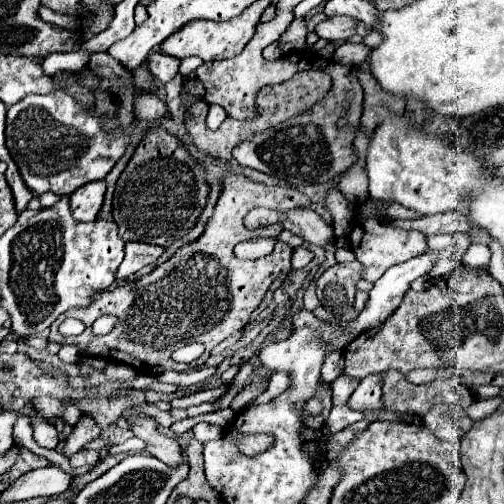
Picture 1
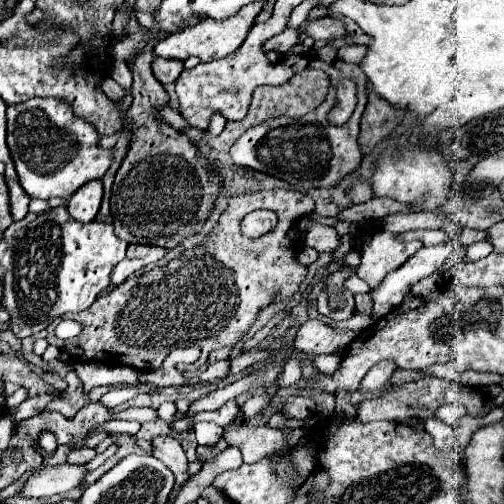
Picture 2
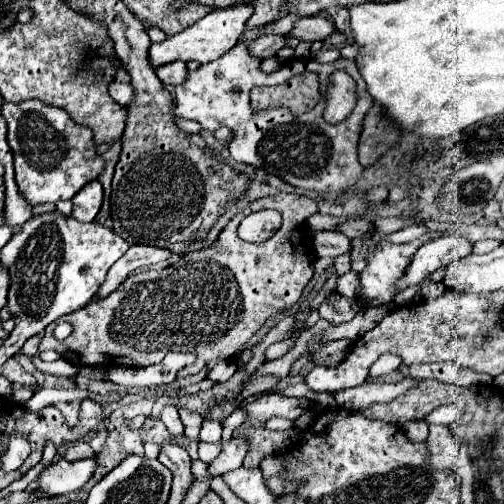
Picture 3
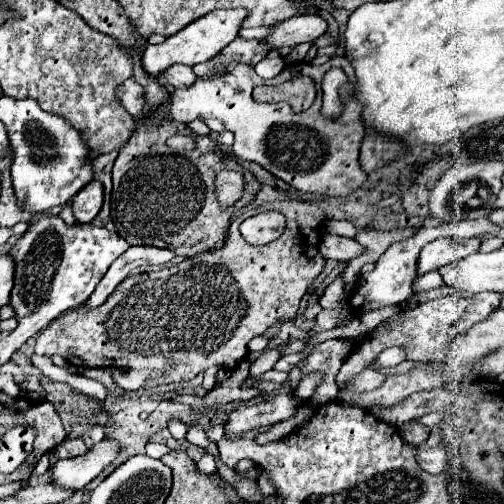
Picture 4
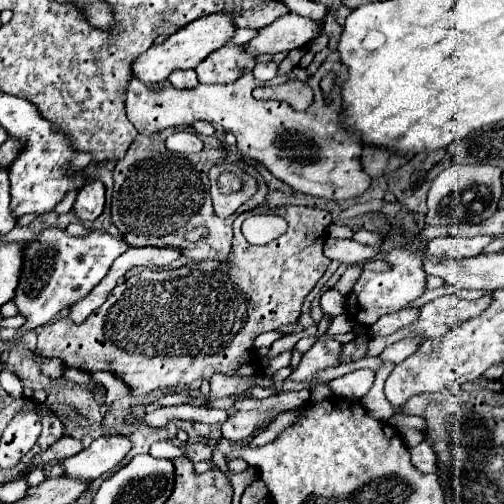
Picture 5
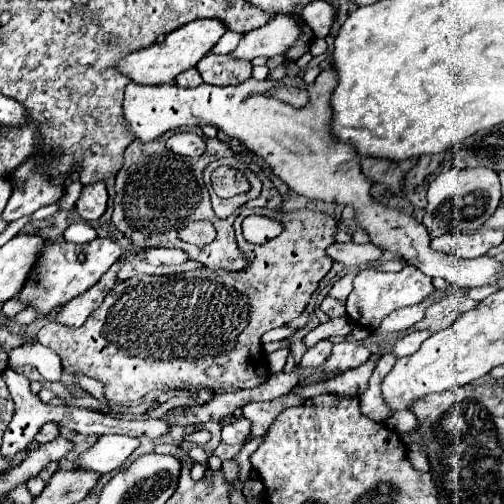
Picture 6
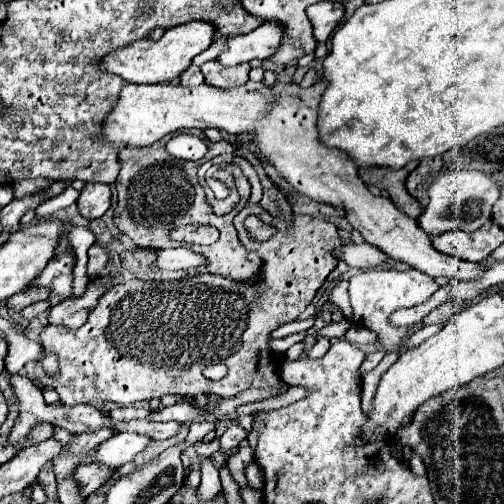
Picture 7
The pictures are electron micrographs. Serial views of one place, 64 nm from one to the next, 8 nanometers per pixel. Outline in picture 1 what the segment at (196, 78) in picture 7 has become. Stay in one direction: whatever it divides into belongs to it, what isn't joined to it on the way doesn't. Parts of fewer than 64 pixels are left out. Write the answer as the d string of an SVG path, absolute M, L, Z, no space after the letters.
M154 48L154 50L150 52L148 70L150 70L152 76L156 76L160 82L172 80L172 78L178 74L178 66L180 66L180 60L178 60L178 58L172 58L172 56L168 56L168 54L162 54L158 48Z

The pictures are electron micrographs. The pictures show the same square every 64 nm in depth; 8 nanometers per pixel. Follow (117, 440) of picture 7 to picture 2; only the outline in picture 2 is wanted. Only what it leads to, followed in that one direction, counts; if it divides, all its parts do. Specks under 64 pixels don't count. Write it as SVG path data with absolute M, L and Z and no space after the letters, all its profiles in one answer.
M72 464L44 466L24 482L18 496L40 498L40 496L64 494L64 492L80 486L84 474L86 474L84 466L72 466Z

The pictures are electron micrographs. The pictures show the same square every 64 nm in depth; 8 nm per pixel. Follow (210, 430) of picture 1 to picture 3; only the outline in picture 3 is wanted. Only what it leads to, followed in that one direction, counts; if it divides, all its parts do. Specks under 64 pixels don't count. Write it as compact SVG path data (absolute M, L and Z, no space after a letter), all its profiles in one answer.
M203 421L200 429L200 441L206 443L217 443L222 439L222 424L216 421Z

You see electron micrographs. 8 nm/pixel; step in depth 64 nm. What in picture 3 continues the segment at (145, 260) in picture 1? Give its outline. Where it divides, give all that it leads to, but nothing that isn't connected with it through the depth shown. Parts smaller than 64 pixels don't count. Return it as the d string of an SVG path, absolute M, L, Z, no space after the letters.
M134 244L128 248L128 252L110 268L104 284L100 286L100 292L96 294L96 298L104 298L110 292L114 292L120 282L124 282L134 270L142 268L142 266L152 266L156 262L162 262L170 256L172 252L164 250L164 248L154 248L154 246L144 246L144 244Z

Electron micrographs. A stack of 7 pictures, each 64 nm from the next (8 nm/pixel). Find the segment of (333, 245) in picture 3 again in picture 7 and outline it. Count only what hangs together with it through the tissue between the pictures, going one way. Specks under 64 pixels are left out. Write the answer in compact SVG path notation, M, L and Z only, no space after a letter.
M364 242L364 244L346 244L346 246L336 248L332 254L338 260L344 260L348 266L360 268L360 270L376 268L376 266L384 264L384 260L386 260L386 254L378 248L374 248L368 242Z

